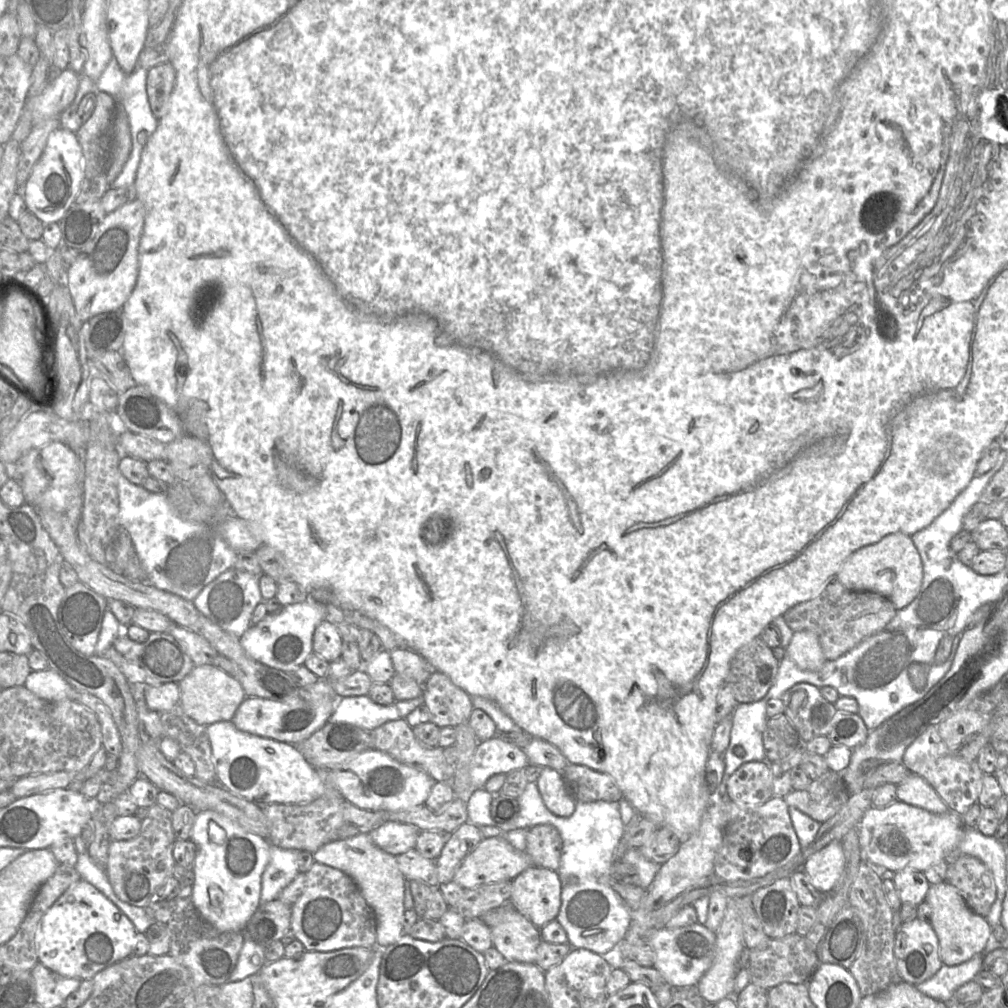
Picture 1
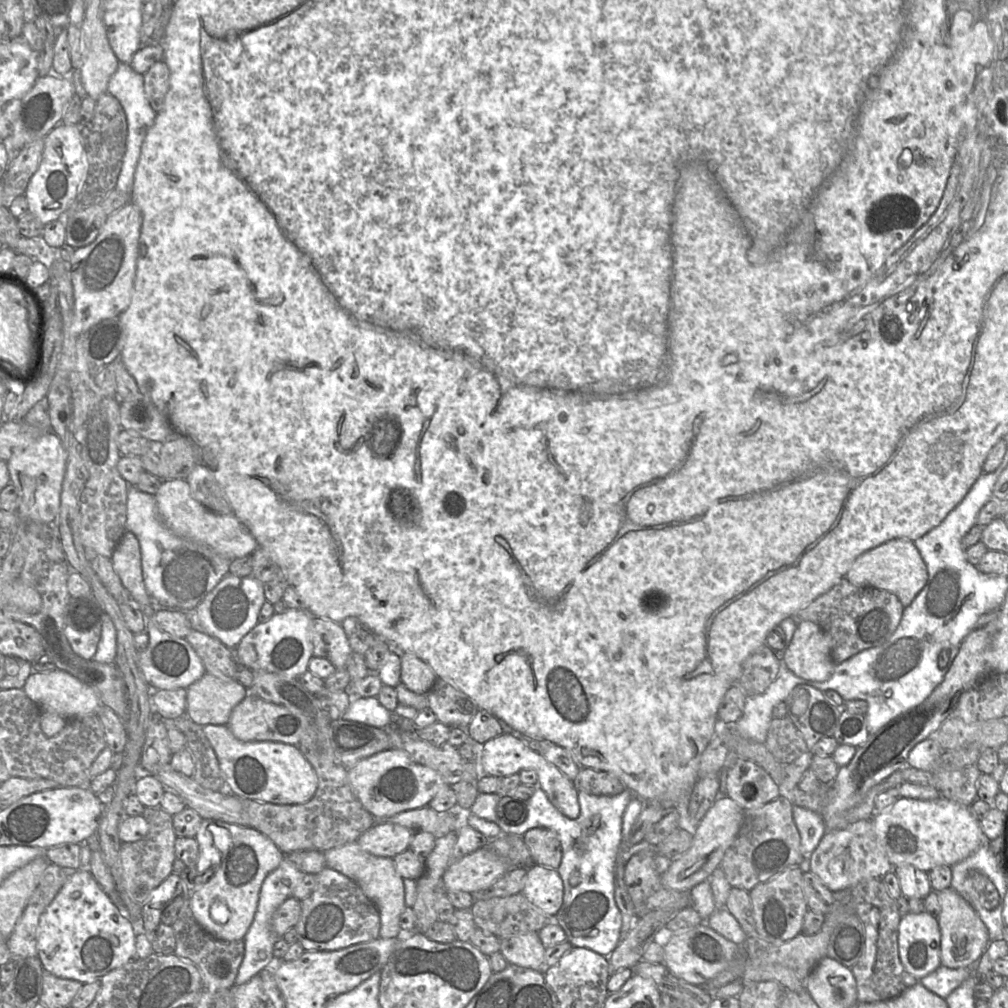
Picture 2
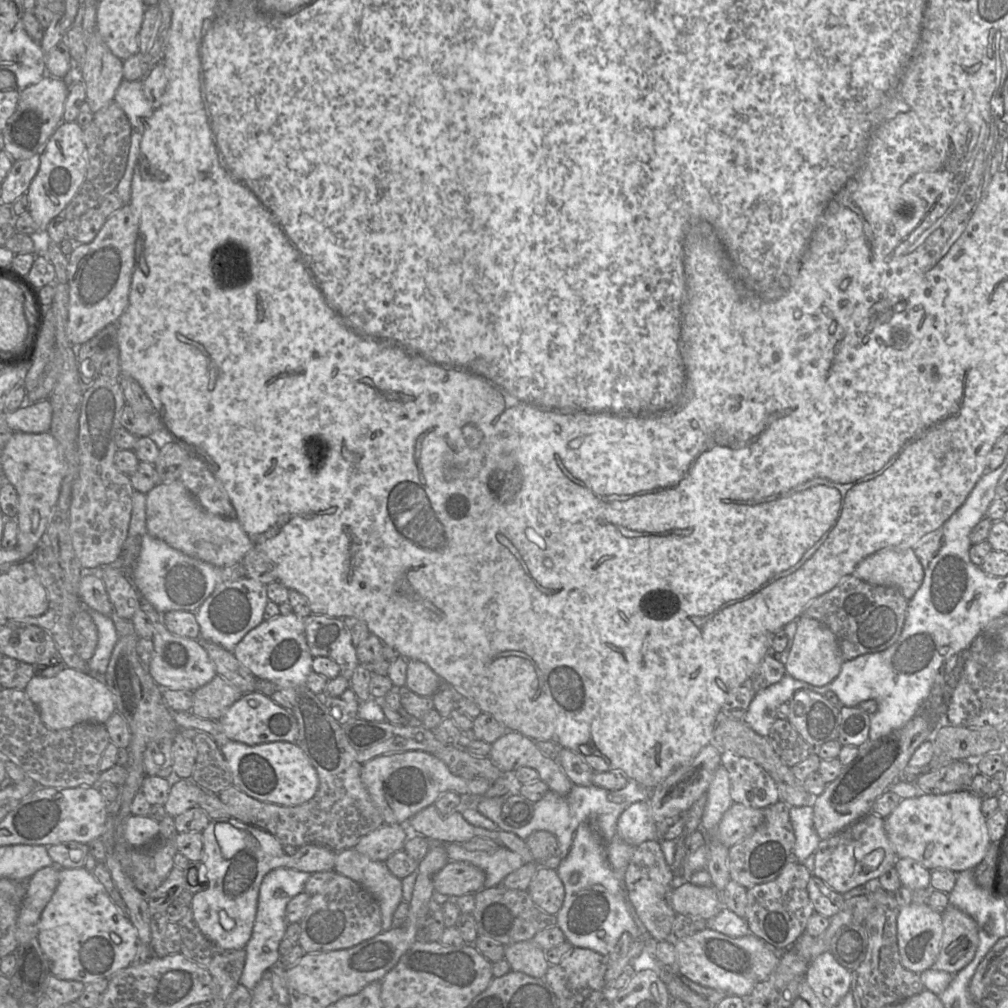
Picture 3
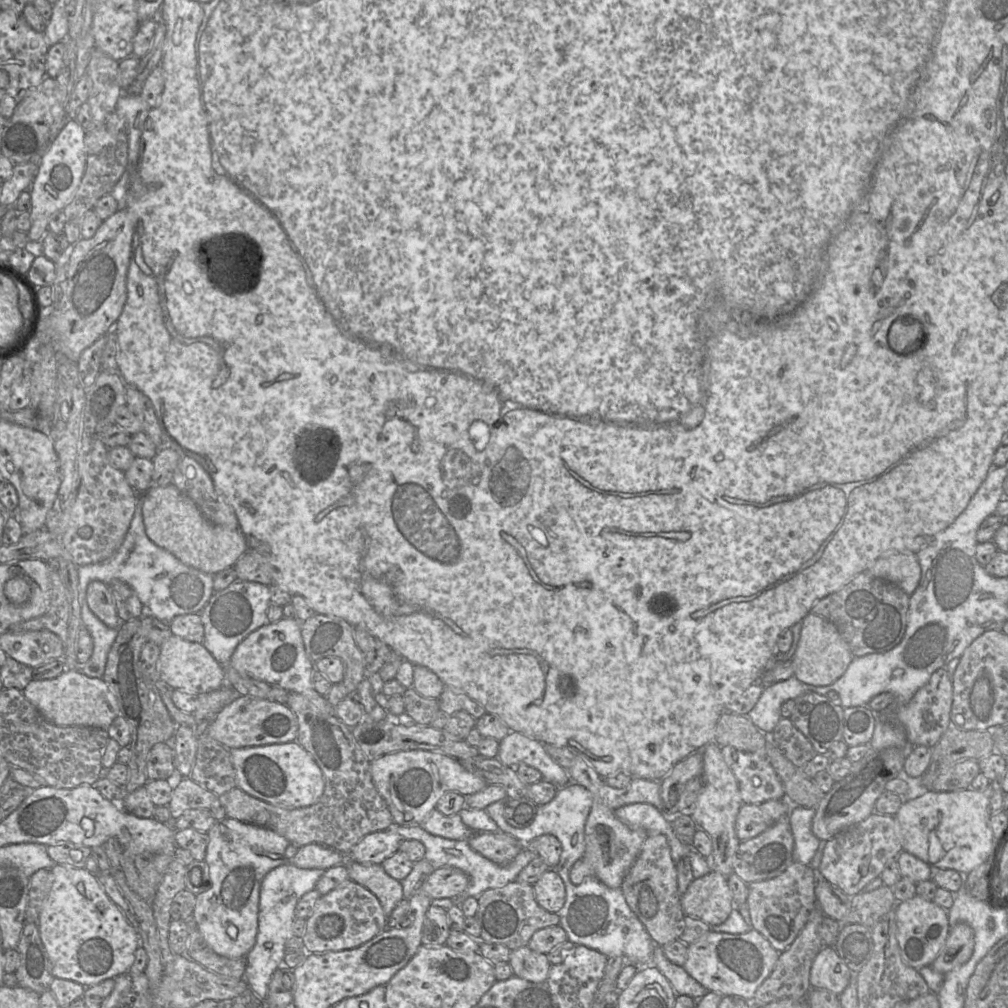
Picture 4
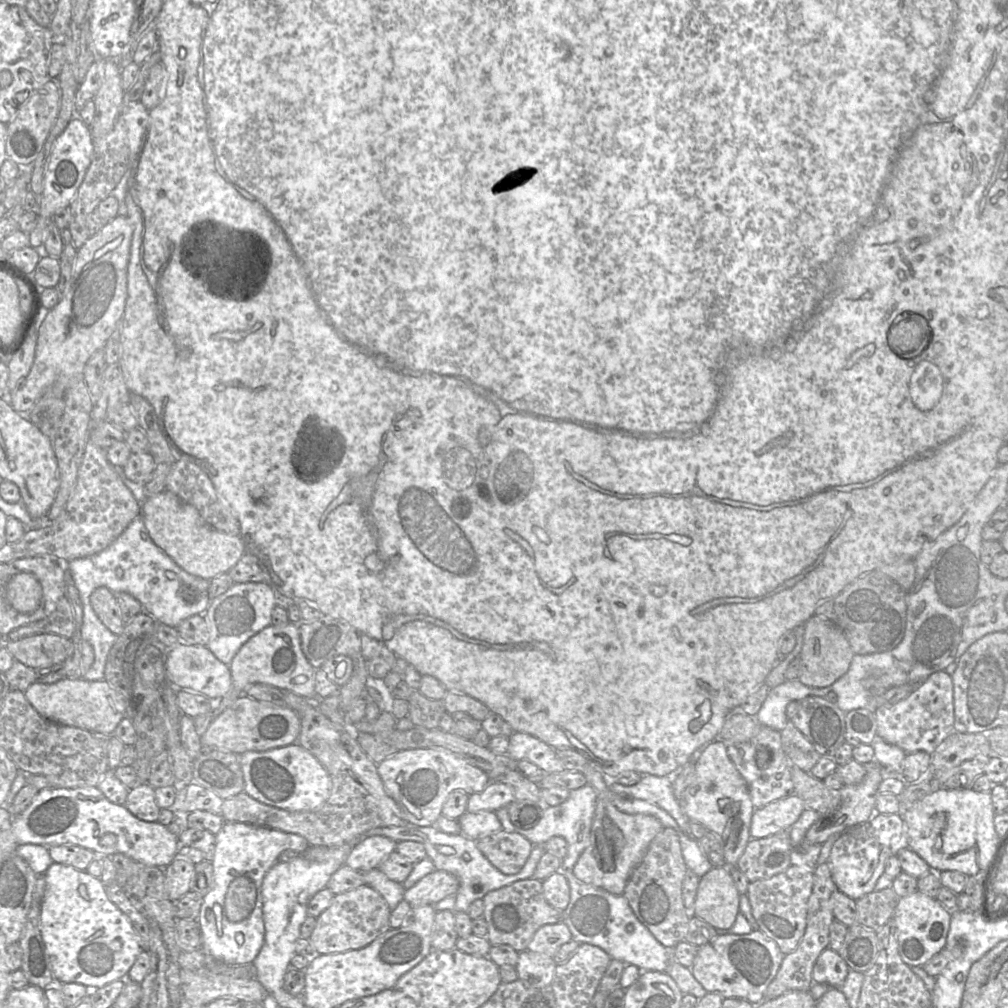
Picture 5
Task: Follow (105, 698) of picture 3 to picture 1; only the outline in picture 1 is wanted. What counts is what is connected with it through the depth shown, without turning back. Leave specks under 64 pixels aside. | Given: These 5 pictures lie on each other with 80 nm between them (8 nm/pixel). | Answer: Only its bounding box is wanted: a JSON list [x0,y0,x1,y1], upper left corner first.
[24,669,75,701]

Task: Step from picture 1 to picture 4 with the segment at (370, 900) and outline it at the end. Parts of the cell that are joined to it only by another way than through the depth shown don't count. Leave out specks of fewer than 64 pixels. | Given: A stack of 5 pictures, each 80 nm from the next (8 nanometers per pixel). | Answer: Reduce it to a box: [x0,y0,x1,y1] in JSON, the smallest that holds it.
[345,858,404,922]

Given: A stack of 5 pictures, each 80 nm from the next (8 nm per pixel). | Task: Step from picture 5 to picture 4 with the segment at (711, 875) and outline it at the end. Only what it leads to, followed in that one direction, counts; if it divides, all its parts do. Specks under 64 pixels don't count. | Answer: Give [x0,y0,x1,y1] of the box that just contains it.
[680,871,735,927]

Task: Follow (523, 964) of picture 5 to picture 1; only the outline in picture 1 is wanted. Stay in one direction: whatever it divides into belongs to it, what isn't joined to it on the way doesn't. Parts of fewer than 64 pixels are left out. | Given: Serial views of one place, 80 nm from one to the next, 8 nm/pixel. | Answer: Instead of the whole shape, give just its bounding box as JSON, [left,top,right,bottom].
[490,911,542,962]

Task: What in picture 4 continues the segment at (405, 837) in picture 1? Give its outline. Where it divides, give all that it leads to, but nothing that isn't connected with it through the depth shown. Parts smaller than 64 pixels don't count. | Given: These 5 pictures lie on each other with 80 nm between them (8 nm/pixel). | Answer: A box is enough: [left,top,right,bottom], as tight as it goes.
[346,829,404,864]

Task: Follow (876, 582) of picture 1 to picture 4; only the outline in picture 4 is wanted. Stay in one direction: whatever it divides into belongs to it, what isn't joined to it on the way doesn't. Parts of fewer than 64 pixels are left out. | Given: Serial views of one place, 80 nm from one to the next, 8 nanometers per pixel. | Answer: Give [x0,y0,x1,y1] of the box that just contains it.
[864,552,921,596]

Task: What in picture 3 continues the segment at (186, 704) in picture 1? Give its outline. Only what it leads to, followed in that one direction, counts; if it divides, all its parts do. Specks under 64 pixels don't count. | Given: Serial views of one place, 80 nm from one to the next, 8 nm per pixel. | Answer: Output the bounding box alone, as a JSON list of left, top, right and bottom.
[190,675,243,721]

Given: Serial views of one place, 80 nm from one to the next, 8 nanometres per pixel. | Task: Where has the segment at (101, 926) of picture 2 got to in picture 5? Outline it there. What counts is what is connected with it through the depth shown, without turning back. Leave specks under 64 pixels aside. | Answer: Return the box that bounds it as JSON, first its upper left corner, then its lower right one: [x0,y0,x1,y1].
[40,862,140,989]

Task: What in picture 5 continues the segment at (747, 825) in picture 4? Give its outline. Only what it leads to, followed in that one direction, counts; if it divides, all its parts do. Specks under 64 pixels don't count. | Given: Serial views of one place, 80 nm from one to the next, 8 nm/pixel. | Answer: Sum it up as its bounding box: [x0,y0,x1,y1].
[749,793,807,839]

